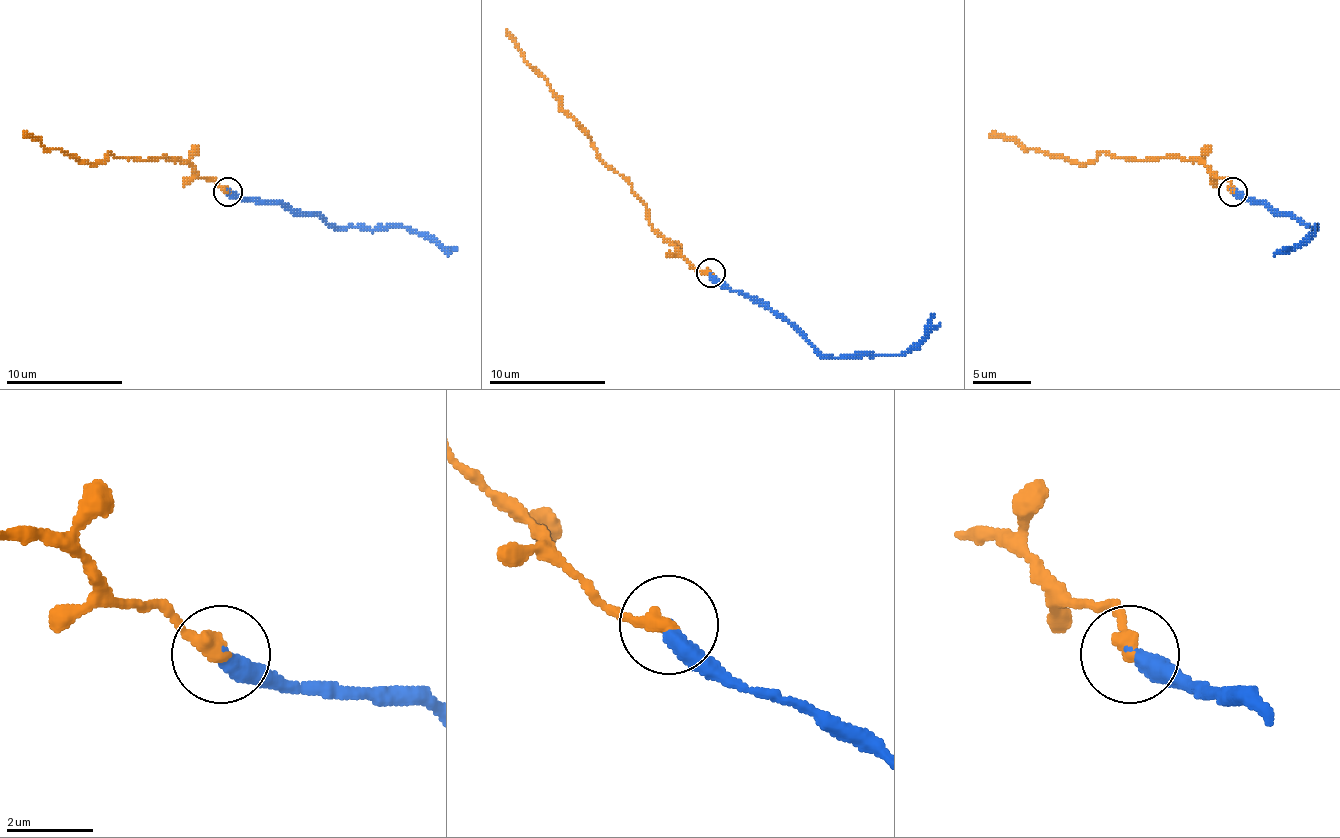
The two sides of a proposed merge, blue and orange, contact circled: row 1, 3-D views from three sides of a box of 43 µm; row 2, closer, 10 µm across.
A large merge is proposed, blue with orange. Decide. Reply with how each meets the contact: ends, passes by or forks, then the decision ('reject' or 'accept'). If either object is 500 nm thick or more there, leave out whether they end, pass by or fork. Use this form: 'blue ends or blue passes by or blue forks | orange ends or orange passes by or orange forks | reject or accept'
blue ends | orange ends | reject

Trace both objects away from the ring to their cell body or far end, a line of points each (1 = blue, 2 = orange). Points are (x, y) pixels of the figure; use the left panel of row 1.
1: (227, 192), (279, 201), (297, 212), (317, 212), (337, 227), (410, 227), (425, 233), (442, 250), (451, 253)
2: (227, 192), (177, 160), (116, 157), (111, 151), (102, 160), (84, 163), (23, 134)

